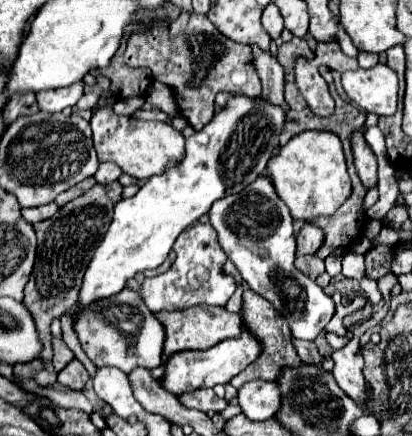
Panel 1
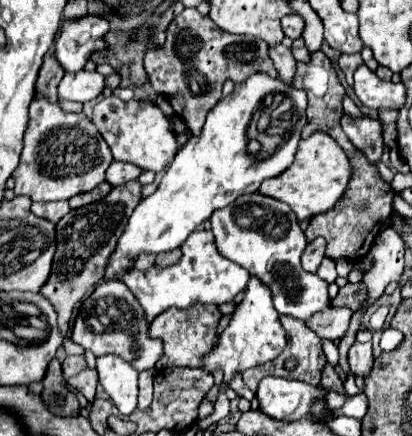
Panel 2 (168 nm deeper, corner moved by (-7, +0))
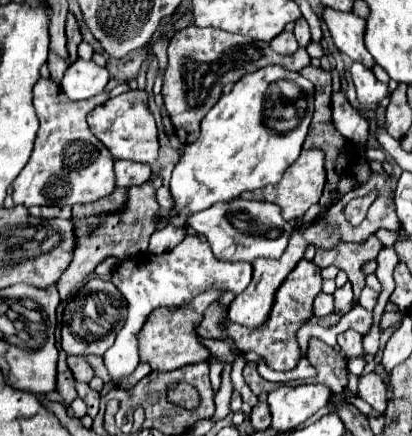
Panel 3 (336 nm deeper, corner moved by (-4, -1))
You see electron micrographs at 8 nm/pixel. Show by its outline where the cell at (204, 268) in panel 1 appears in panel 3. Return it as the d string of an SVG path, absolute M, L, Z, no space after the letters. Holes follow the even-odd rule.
M189 232L181 244L177 244L173 250L163 254L151 254L143 252L133 258L123 260L117 270L111 276L113 284L119 288L119 292L125 296L129 304L129 318L121 332L117 334L115 344L103 354L105 368L111 376L111 382L119 386L119 382L133 374L137 368L139 354L137 354L137 334L141 332L143 324L147 322L149 314L159 306L183 306L189 304L197 294L205 290L225 290L239 294L243 292L251 282L251 264L249 262L221 262L213 256L207 240L203 240L199 234Z

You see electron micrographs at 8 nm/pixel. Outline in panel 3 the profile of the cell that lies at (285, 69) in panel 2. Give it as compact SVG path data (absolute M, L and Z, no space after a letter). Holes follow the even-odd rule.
M281 32L277 38L273 38L271 48L277 50L279 54L293 54L299 48L299 44L291 32Z

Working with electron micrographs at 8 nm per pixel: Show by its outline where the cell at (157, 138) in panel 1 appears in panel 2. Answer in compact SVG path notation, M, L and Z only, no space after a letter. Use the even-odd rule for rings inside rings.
M116 95L104 97L100 103L94 105L94 115L92 121L104 141L108 143L114 159L118 161L128 161L144 171L162 171L176 155L178 143L174 133L170 131L168 117L158 109L158 105L144 101L144 99L130 99L122 101Z

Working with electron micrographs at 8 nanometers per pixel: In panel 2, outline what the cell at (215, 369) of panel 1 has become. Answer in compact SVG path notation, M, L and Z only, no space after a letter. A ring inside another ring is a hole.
M250 277L248 287L244 291L244 299L236 305L228 327L220 335L220 345L214 347L208 353L208 357L204 357L206 363L204 369L208 371L220 369L224 373L224 381L230 383L230 379L236 373L244 373L252 365L276 359L284 347L286 347L286 331L280 325L280 315L272 305L272 291L256 277Z

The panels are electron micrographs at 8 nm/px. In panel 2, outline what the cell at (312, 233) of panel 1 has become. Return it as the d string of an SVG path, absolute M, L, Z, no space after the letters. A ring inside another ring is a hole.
M316 239L316 241L310 241L308 247L304 249L302 253L302 269L308 271L308 273L316 273L320 263L324 259L324 239Z

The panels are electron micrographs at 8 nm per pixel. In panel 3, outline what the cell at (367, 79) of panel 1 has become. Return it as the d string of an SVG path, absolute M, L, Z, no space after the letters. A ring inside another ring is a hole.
M353 62L353 66L351 66L351 78L353 78L353 84L357 88L357 100L363 106L379 104L383 98L389 96L387 84L379 82L369 68L365 68L357 62Z

